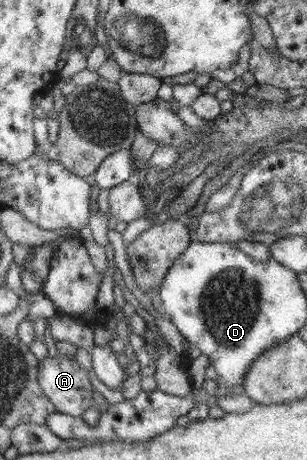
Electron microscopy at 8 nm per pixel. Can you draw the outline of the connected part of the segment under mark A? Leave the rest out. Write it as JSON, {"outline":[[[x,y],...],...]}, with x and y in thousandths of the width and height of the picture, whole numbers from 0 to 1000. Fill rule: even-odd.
{"outline":[[[156,774],[140,785],[124,785],[121,826],[140,857],[166,870],[182,893],[238,907],[264,907],[280,889],[296,885],[296,867],[309,850],[290,828],[287,807],[264,800],[238,778],[212,774]]]}

